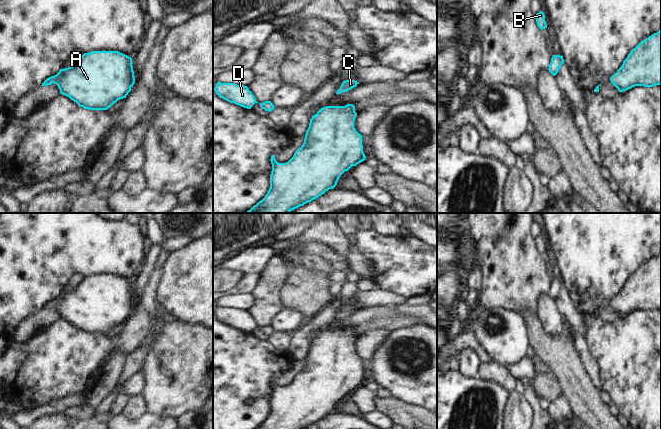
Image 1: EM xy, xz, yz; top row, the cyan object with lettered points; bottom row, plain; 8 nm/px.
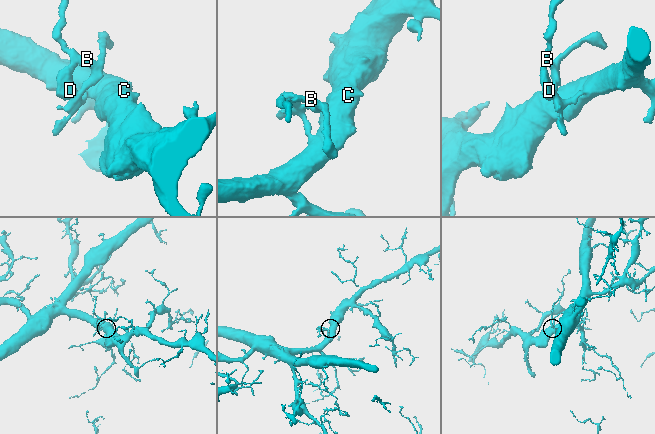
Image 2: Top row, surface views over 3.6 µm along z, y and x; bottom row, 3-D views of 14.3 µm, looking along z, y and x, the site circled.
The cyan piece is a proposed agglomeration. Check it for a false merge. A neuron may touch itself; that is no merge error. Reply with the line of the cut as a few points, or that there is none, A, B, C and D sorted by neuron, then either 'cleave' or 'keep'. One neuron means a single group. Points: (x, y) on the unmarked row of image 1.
no cut | A B C D | keep

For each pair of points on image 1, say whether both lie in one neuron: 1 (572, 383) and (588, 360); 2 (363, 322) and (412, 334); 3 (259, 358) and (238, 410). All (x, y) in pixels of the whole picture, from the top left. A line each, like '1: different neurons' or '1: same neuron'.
1: different neurons
2: different neurons
3: same neuron

